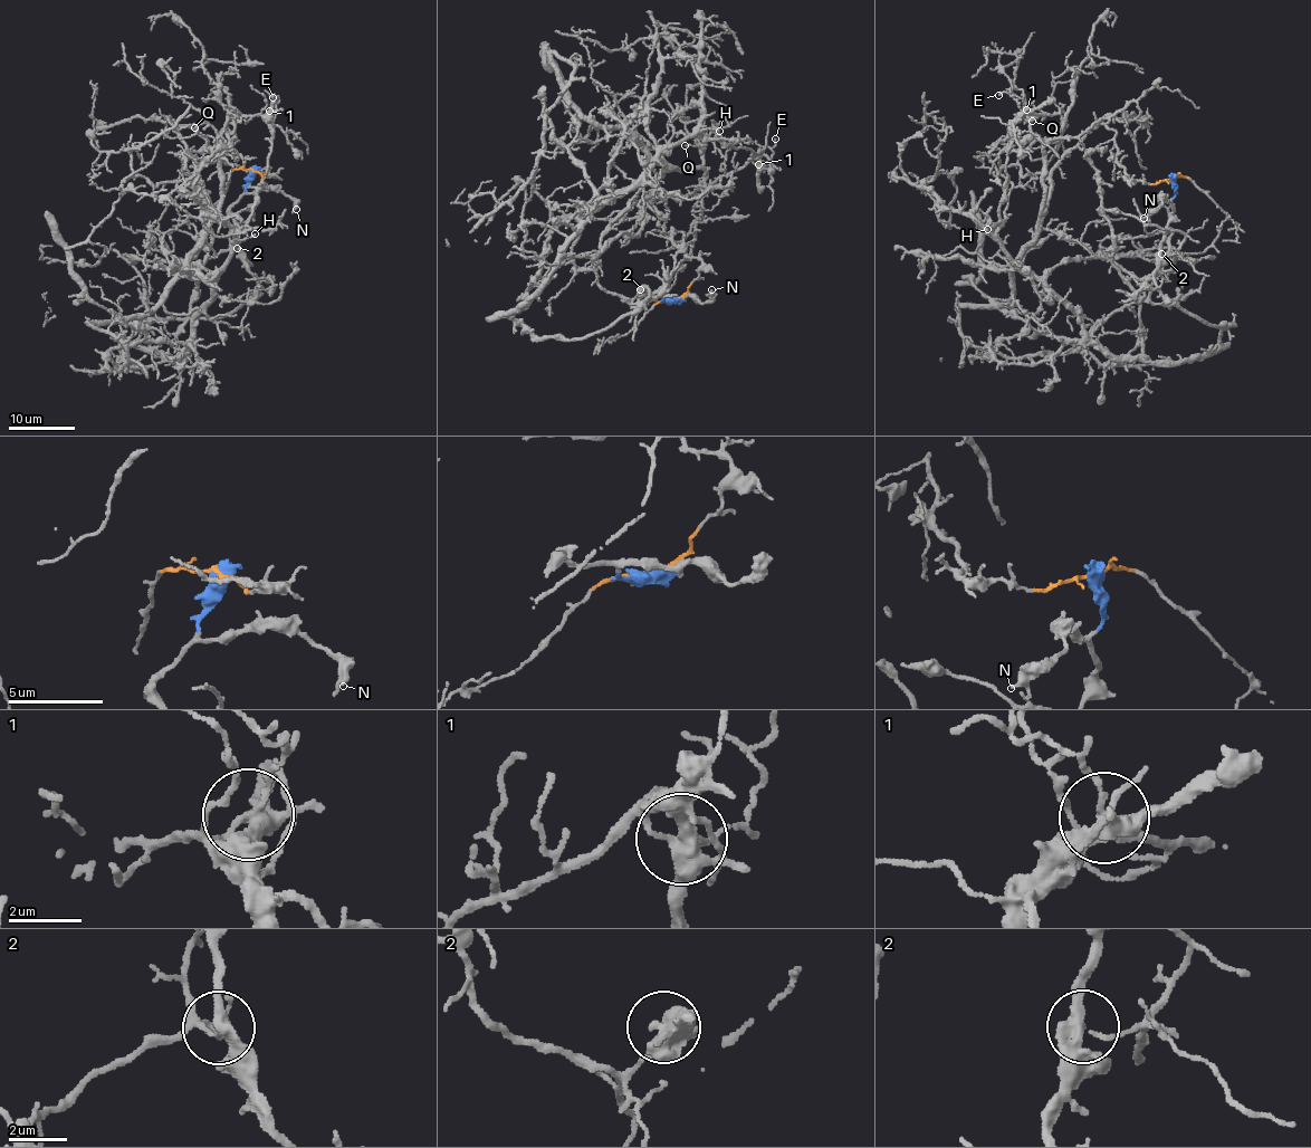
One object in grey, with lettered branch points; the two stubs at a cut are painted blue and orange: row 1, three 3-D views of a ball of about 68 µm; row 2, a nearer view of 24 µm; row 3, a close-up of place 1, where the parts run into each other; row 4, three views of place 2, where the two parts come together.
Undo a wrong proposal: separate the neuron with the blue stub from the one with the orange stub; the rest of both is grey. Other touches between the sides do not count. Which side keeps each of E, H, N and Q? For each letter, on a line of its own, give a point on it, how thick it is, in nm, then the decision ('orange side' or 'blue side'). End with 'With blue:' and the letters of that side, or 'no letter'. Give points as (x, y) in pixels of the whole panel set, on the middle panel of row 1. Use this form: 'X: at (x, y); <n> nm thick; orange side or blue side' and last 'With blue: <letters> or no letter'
E: at (775, 139); 130 nm thick; orange side
H: at (719, 131); 110 nm thick; blue side
N: at (711, 289); 240 nm thick; blue side
Q: at (685, 145); 150 nm thick; orange side
With blue: H, N

